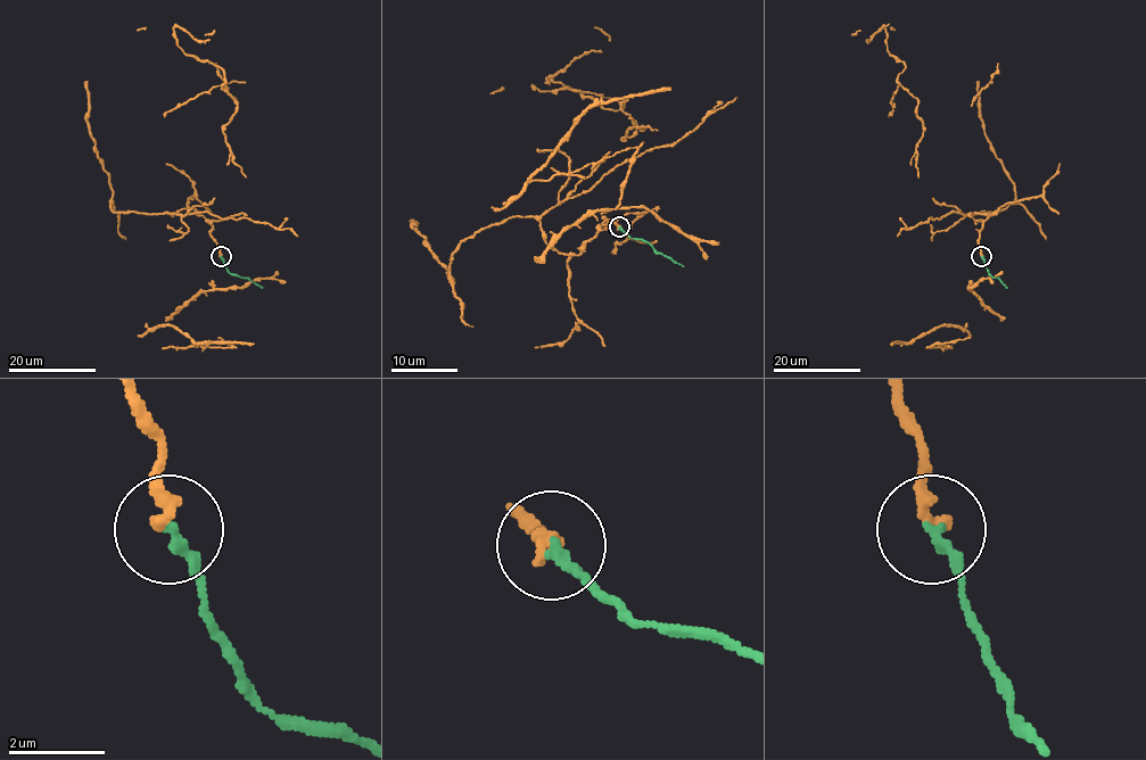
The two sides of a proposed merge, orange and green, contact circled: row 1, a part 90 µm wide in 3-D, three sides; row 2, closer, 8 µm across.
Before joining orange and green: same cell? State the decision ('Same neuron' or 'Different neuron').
Different neuron

